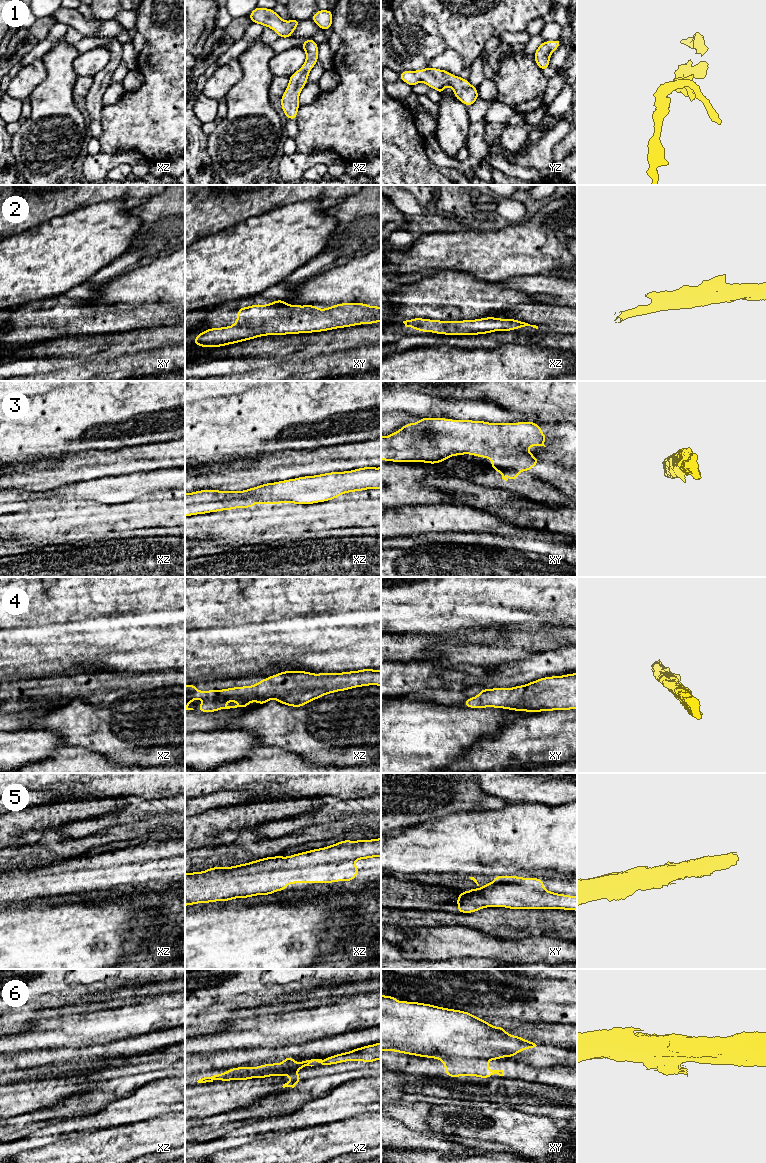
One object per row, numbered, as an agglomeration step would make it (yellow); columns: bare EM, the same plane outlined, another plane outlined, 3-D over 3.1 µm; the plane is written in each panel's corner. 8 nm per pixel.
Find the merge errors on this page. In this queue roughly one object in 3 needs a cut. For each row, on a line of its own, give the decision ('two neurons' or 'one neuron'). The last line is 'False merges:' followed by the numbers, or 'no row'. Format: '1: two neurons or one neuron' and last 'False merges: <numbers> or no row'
1: one neuron
2: one neuron
3: one neuron
4: one neuron
5: one neuron
6: two neurons
False merges: 6

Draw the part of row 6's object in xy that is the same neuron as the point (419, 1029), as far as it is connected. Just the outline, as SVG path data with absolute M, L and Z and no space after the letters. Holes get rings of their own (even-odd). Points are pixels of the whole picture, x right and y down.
M381 995L381 1051L394 1051L418 1057L435 1054L442 1057L466 1058L503 1058L513 1057L520 1051L534 1048L537 1045L519 1036L506 1033L504 1027L494 1027L475 1015L455 1009L443 1008L431 1004L408 1002L398 998Z

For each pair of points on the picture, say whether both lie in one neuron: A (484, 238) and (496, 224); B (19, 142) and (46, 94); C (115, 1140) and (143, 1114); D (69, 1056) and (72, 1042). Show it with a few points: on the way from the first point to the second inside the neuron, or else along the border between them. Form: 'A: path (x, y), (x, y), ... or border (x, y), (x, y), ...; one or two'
A: border (513, 225), (498, 230), (469, 230); two
B: path (31, 130), (46, 106); one
C: border (154, 1115), (148, 1119), (115, 1125), (109, 1128); two
D: border (59, 1046), (82, 1049); two

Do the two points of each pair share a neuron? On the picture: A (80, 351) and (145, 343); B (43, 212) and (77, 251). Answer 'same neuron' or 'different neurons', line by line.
A: same neuron
B: different neurons

